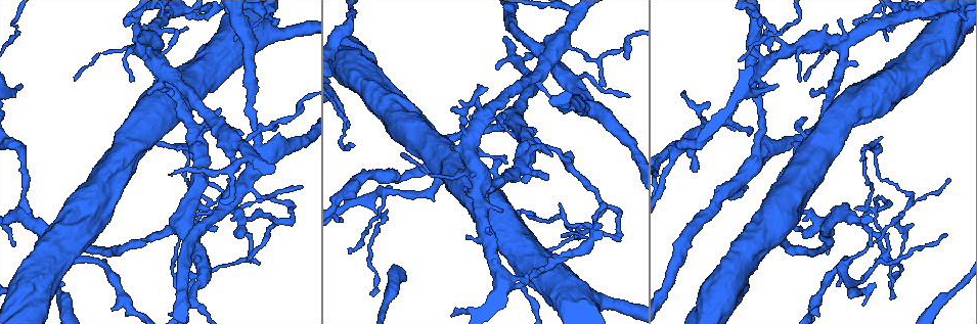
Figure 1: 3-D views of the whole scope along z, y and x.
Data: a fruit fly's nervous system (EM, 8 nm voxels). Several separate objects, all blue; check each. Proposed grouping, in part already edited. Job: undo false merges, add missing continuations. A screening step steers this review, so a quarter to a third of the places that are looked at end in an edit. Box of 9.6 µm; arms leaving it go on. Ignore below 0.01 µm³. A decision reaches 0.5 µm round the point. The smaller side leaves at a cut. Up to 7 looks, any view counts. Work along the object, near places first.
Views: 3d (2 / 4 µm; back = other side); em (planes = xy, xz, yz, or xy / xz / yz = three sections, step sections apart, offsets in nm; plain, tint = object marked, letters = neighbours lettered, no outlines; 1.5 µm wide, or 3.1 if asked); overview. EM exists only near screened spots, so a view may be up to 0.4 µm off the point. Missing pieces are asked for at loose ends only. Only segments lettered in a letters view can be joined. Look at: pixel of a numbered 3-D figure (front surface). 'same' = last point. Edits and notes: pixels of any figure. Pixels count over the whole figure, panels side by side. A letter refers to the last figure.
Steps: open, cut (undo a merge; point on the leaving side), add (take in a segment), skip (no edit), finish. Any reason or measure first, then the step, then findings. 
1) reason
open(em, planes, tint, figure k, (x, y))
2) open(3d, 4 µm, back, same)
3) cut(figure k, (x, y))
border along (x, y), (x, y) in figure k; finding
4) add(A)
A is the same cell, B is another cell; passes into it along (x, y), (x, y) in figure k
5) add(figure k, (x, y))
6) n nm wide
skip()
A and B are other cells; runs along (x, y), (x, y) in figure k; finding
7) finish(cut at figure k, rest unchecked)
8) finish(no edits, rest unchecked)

long arm stops here
open(3d, 4 µm, figure 1, (892, 297))

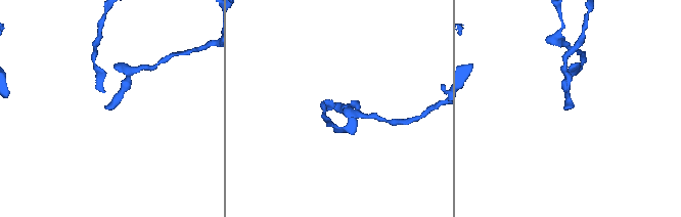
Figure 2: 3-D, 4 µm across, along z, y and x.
shape alone is not enough
open(em, planes, letters, figure 2, (564, 106))

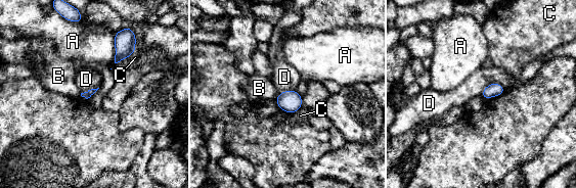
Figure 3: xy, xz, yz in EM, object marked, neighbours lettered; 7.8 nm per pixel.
A touches over 240 nm
skip()
A, B, C and D are other cells; border along (505, 89), (490, 83), (480, 94) in figure 3; none of them fits

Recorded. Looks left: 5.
arms part here
open(em, xz, step 4, tint, figure 1, (856, 225))

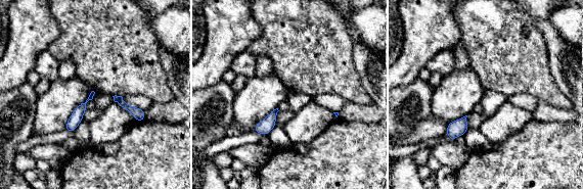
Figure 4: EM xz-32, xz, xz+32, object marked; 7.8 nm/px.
what lies round it
open(em, xz, step 4, letters, same)

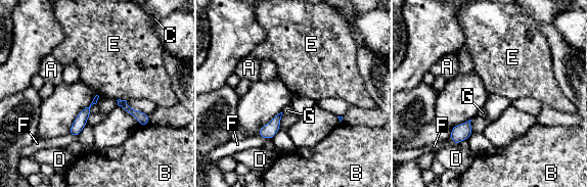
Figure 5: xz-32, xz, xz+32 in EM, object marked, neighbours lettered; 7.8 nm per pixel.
70 nm wide
skip()
A, B, C, D, E, F and G are other cells; border along (117, 99), (124, 99), (126, 101) in figure 5; all the same cell

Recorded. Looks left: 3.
branch stops here
open(3d, 2 µm, figure 1, (806, 117))

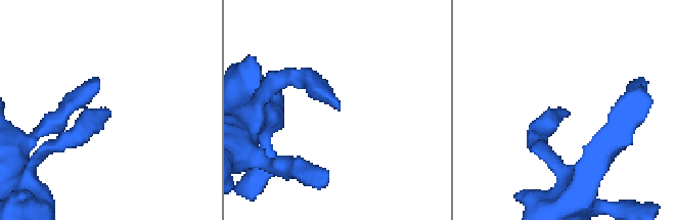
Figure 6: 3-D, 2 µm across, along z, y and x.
shape alone is not enough
open(em, yz, step 8, letters, figure 6, (110, 116))

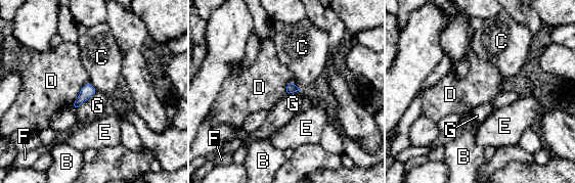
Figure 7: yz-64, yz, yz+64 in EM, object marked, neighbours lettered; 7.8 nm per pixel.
skip()
B, C, D, E, F and G are other cells; border along (88, 81), (81, 88), (73, 104) in figure 7; no lettered segment goes on from it

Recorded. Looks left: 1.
finish(no edits, rest unchecked)

